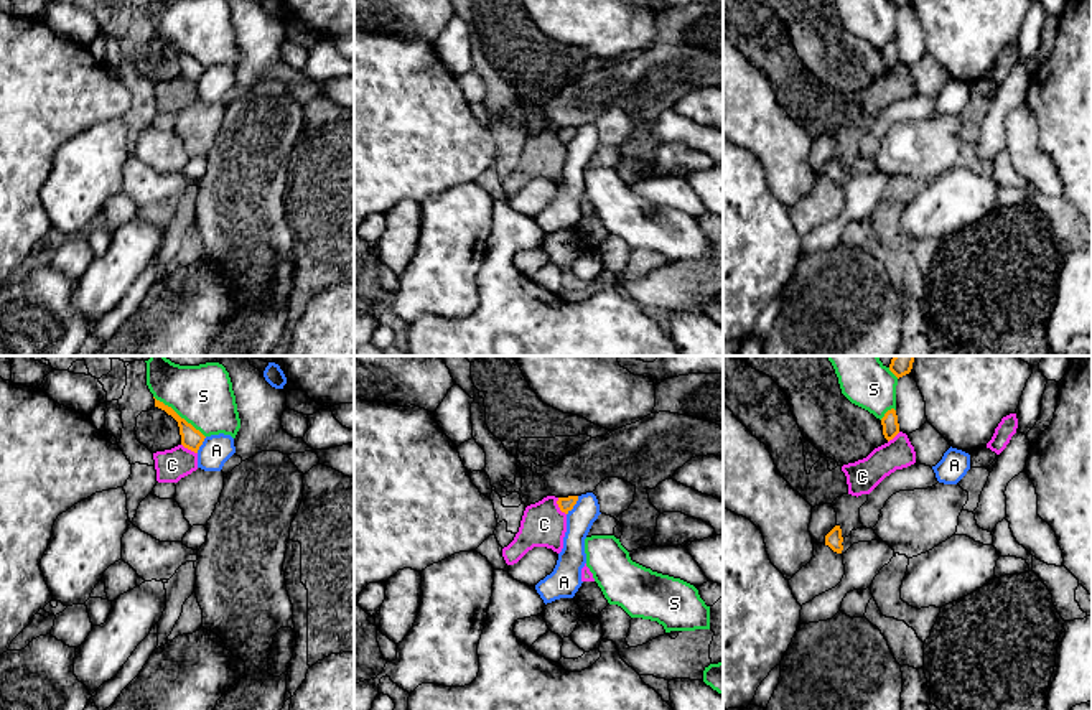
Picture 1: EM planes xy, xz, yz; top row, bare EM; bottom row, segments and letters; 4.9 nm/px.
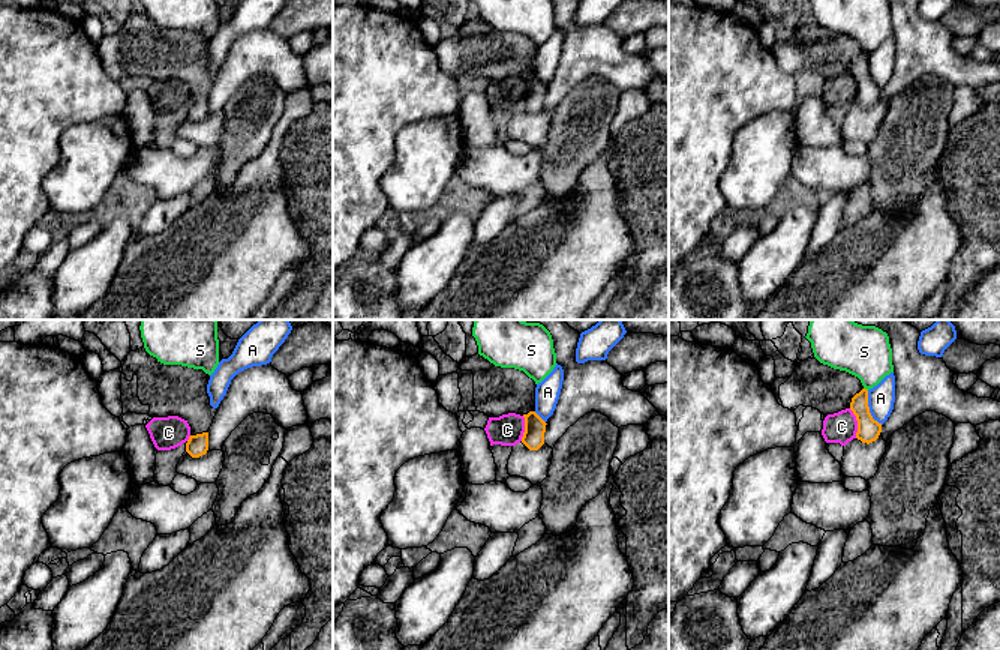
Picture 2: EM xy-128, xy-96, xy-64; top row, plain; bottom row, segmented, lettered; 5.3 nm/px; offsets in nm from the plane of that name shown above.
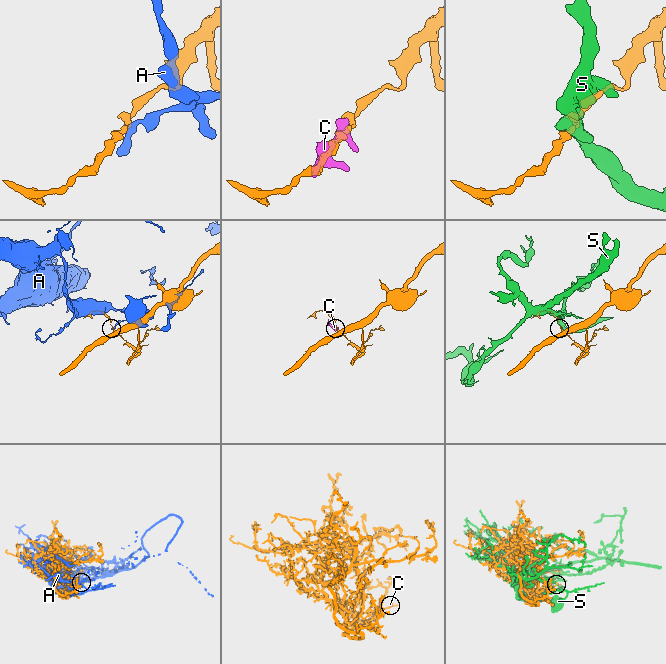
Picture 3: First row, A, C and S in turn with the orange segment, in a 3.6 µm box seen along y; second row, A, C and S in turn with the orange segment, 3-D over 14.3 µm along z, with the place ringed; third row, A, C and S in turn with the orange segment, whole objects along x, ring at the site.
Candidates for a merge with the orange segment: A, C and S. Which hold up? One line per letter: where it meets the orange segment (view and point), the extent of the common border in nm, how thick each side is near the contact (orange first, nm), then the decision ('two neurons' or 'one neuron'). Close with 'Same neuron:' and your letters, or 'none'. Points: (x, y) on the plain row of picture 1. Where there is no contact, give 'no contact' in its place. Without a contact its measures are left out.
A: xz (574, 135) | 110 nm | 70/130 nm | two neurons
C: xz (559, 137) | 100 nm | 70/220 nm | two neurons
S: xy (178, 46) | 320 nm | 110/280 nm | two neurons
Same neuron: none

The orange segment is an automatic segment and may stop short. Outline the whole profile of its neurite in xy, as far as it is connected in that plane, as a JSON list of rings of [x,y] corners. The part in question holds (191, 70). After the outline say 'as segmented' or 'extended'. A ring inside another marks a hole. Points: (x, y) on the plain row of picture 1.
[[[155,30],[155,38],[165,41],[168,46],[171,46],[178,53],[181,76],[198,84],[206,68],[199,61],[196,61],[191,54],[188,54],[184,49],[181,49],[171,38],[165,36],[163,33]]]; as segmented

